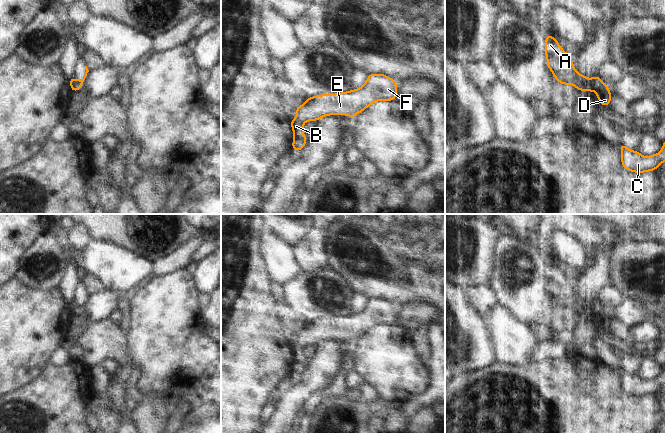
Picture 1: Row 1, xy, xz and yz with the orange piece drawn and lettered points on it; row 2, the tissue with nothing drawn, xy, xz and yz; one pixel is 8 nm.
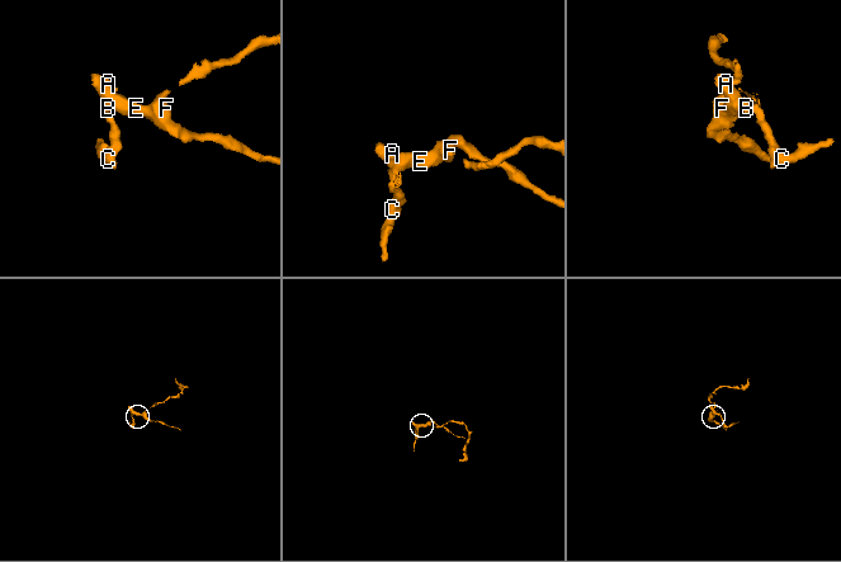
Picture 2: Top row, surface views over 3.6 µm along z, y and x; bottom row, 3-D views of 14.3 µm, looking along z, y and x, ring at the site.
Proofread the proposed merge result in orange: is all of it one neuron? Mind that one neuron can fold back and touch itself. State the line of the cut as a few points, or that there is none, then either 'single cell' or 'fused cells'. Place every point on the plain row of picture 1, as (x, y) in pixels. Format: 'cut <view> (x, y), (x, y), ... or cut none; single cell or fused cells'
cut yz (592, 303), (594, 314); fused cells

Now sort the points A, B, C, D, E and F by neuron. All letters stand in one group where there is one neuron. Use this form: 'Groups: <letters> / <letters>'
Groups: A B E F / C D

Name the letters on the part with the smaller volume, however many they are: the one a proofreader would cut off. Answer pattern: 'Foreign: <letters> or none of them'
Foreign: C, D

